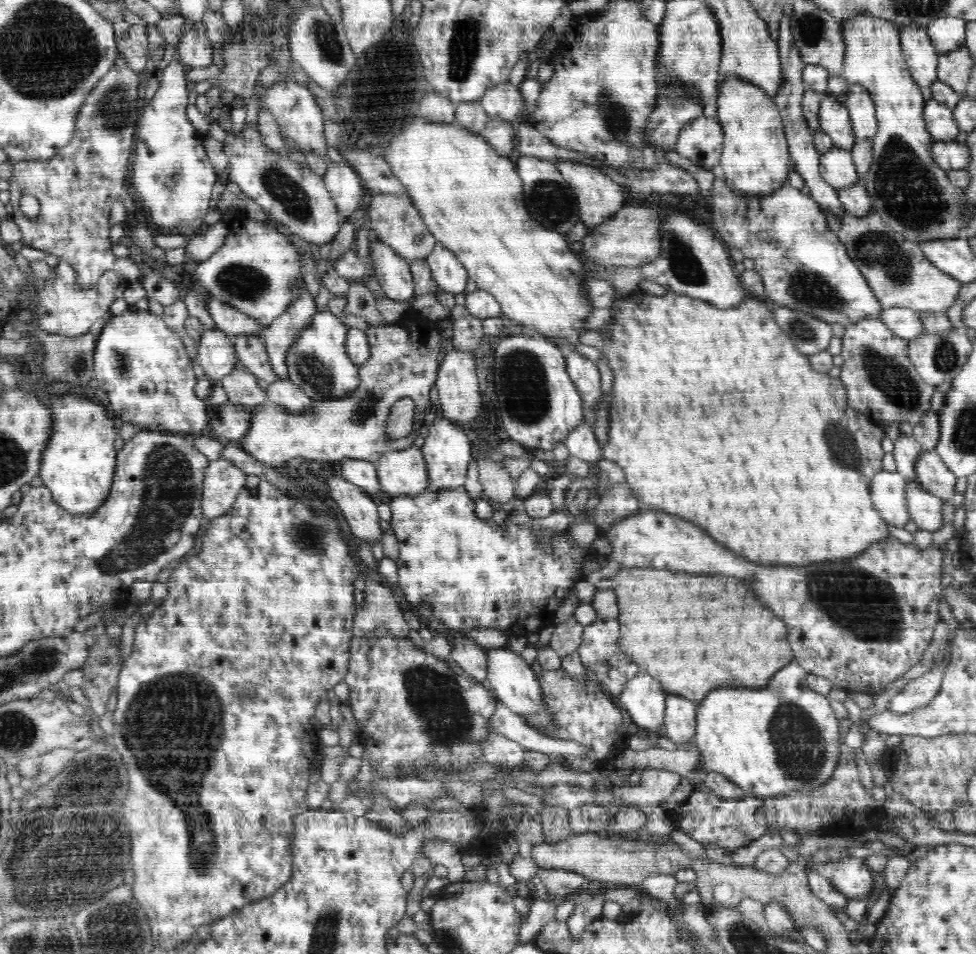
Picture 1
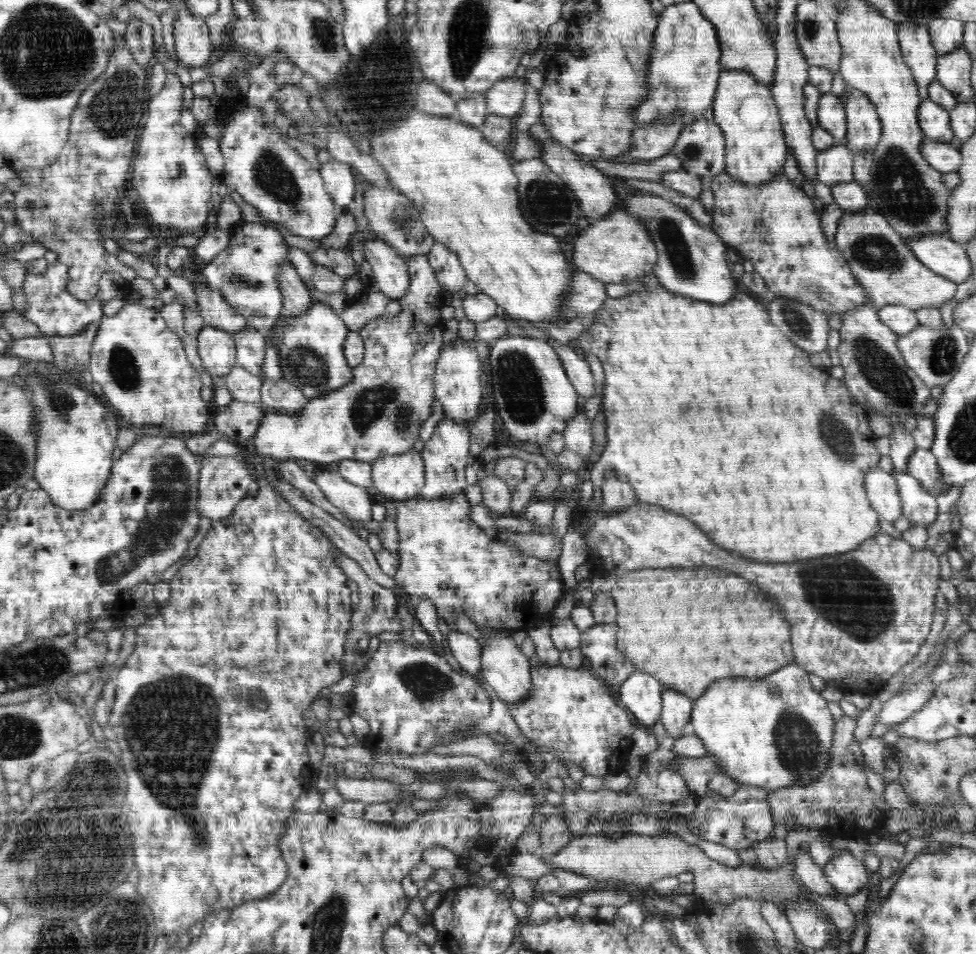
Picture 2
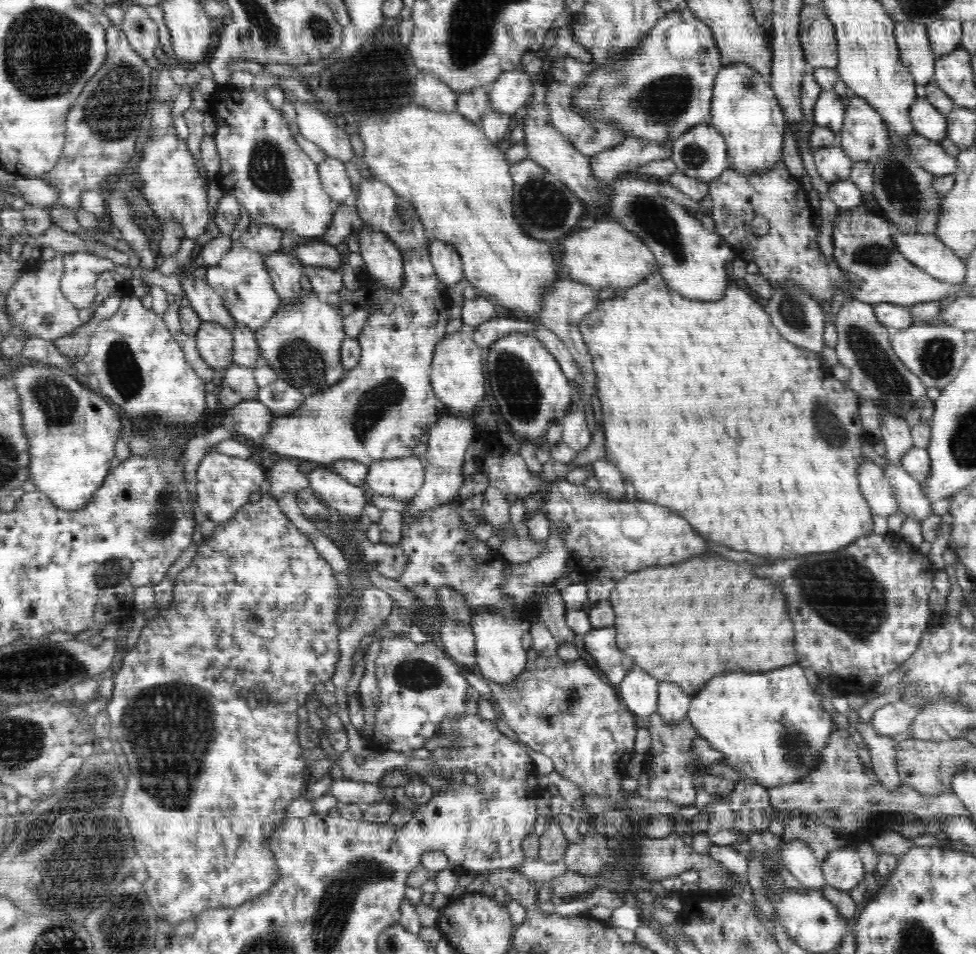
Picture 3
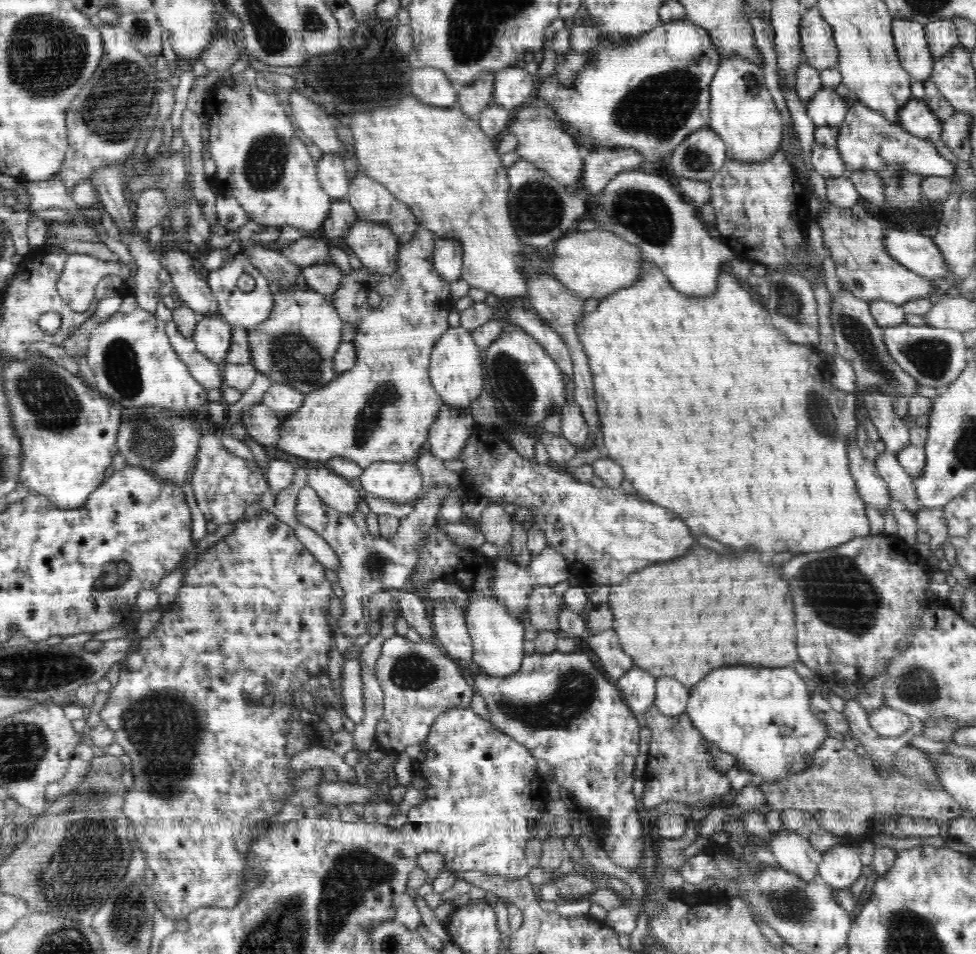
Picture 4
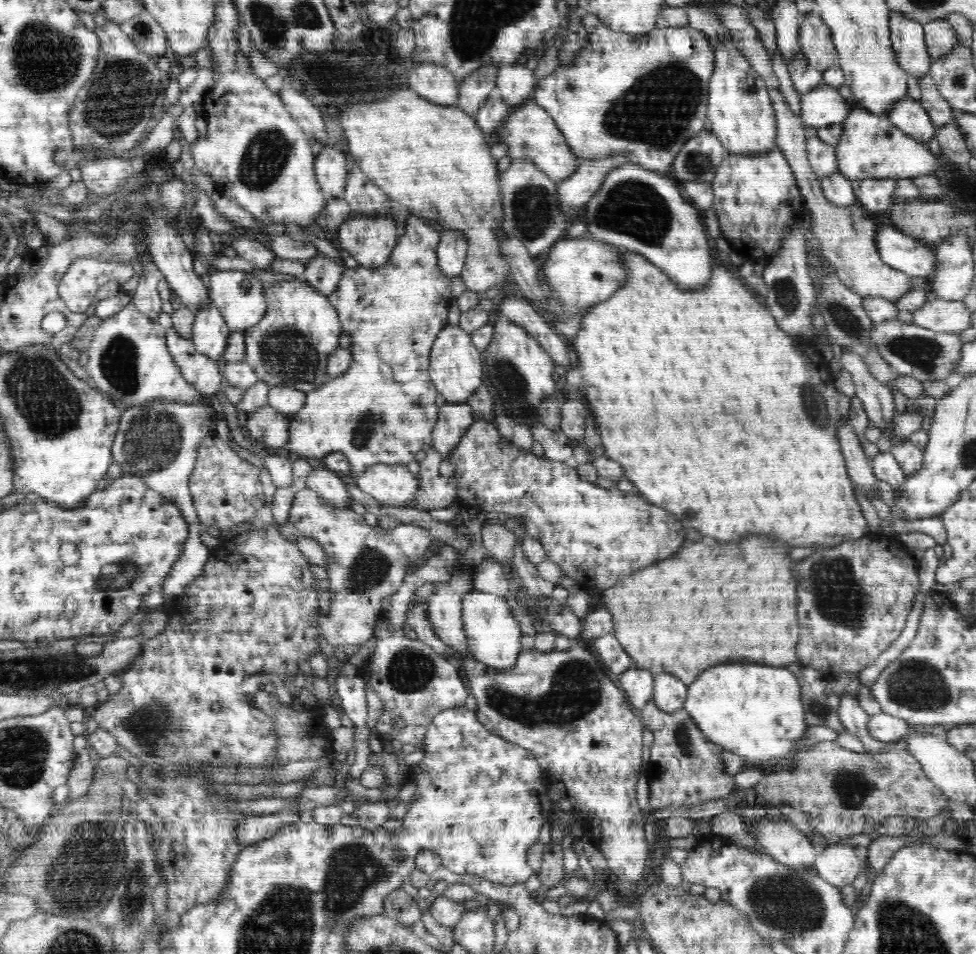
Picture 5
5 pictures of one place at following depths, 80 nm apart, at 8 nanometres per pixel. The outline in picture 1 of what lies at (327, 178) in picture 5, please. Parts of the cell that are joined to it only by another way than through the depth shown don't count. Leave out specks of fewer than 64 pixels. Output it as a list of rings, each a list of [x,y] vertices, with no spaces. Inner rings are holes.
[[[332,162],[328,164],[327,169],[323,180],[336,203],[339,220],[343,222],[352,218],[358,210],[366,188],[360,176],[348,164]]]

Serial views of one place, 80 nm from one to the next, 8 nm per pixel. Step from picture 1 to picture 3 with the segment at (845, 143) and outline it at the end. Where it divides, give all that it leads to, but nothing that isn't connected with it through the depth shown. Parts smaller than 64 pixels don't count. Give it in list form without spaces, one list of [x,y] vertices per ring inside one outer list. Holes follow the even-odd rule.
[[[823,90],[814,106],[813,122],[839,134],[845,120],[845,106],[844,98],[840,98],[836,92]]]

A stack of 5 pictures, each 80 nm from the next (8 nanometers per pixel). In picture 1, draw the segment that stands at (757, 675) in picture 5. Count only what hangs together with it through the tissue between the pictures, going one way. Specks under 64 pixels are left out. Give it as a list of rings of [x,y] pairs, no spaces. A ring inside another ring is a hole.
[[[793,661],[760,690],[716,688],[708,692],[696,709],[695,741],[700,769],[724,774],[742,788],[744,794],[762,800],[790,792],[812,792],[830,780],[839,762],[839,722],[826,695],[814,692],[807,684],[809,672]]]

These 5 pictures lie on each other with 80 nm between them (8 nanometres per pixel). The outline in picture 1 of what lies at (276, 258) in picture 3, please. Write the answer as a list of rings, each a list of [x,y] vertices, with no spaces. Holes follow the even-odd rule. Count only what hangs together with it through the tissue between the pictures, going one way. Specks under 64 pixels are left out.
[[[300,287],[287,310],[263,332],[262,339],[267,349],[271,369],[282,379],[287,378],[288,374],[287,350],[298,338],[300,331],[310,324],[316,311],[314,297],[306,287]]]

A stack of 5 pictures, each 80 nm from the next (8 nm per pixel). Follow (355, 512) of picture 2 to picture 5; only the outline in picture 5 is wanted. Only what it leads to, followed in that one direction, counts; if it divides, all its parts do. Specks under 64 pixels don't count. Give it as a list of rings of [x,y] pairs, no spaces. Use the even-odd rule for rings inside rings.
[[[316,464],[306,477],[305,484],[314,492],[317,492],[327,503],[341,509],[348,509],[348,502],[354,502],[347,491],[347,478],[333,470]]]

